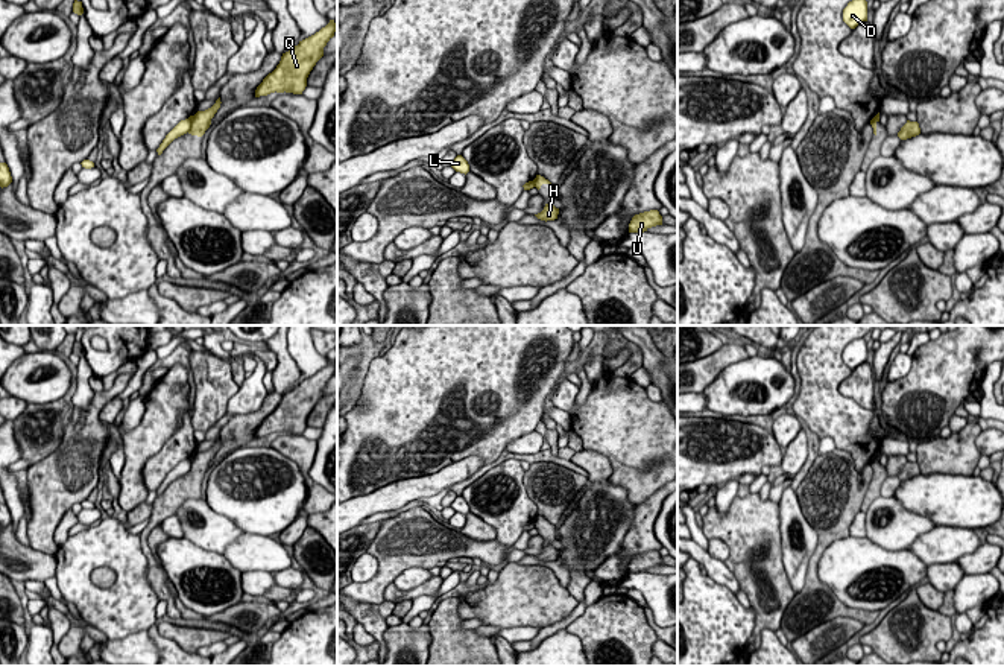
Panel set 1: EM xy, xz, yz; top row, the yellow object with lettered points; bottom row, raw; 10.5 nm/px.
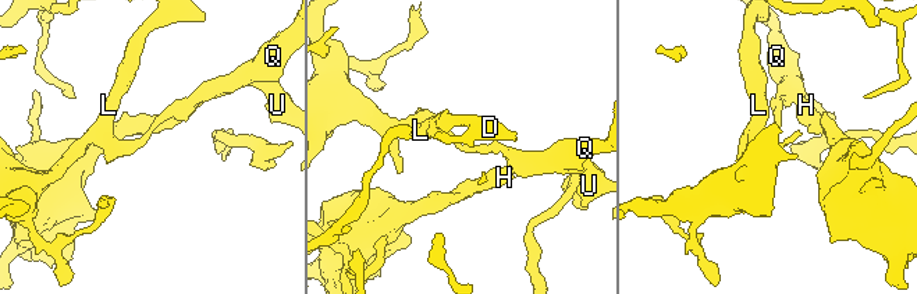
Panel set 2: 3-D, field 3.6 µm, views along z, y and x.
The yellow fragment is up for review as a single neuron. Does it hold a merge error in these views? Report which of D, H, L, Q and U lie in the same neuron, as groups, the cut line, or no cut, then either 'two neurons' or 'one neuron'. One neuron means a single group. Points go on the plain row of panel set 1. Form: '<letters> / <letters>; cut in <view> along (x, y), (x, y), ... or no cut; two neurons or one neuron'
D L / H Q U; cut in xy along (195, 456), (187, 472); two neurons

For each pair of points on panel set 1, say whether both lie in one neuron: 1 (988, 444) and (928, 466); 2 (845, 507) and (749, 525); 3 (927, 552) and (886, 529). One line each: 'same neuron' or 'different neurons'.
1: different neurons
2: different neurons
3: different neurons

